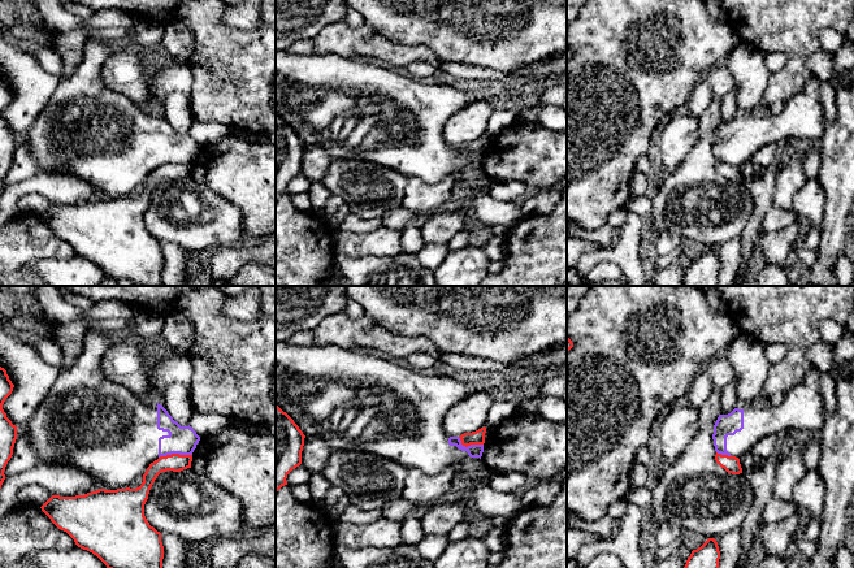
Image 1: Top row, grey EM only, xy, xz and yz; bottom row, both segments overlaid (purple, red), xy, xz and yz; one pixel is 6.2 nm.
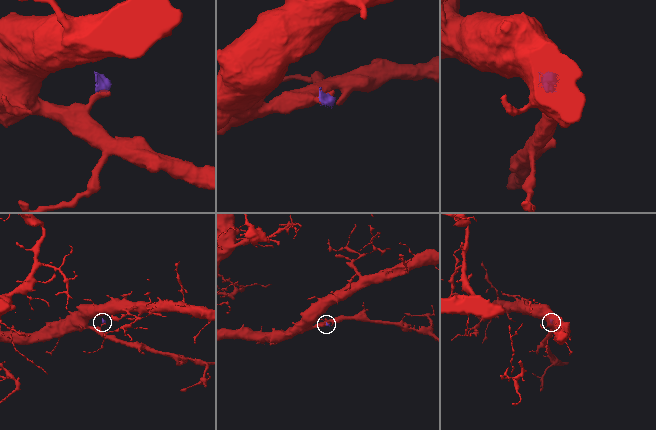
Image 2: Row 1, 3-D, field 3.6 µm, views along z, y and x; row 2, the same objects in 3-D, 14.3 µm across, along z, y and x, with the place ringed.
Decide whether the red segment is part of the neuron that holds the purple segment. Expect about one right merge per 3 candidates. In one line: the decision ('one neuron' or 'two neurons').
two neurons

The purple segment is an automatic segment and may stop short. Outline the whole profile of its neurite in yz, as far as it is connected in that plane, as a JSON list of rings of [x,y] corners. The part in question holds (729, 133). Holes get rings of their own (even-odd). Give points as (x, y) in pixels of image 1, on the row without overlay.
[[[810,77],[803,90],[790,97],[780,113],[767,114],[766,117],[749,116],[744,118],[734,117],[728,123],[719,123],[714,134],[715,160],[721,164],[740,166],[751,161],[753,155],[768,143],[776,143],[780,139],[812,139],[820,142],[827,123],[823,118],[823,105],[820,101],[820,81]]]

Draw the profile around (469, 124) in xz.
[[[480,99],[452,114],[443,127],[446,142],[450,146],[460,146],[484,136],[494,108],[486,99]]]

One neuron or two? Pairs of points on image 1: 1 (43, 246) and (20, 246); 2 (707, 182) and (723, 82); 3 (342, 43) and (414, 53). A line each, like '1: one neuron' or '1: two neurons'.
1: one neuron
2: one neuron
3: one neuron

